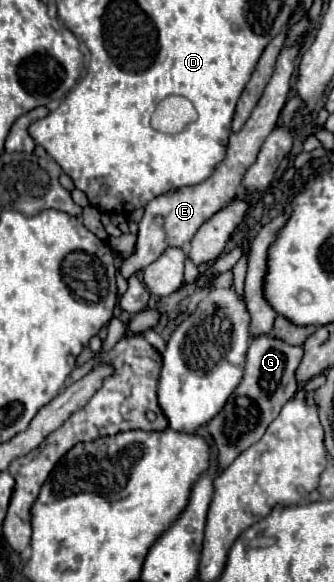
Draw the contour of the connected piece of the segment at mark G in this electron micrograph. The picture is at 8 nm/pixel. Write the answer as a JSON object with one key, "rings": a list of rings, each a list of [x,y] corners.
{"rings":[[[258,336],[256,340],[252,340],[246,356],[242,382],[232,392],[222,412],[214,416],[206,426],[218,450],[216,474],[228,468],[236,456],[240,456],[246,448],[258,442],[264,436],[268,424],[280,414],[282,406],[296,394],[298,388],[296,368],[300,360],[302,360],[302,346],[290,346],[274,336]]]}

